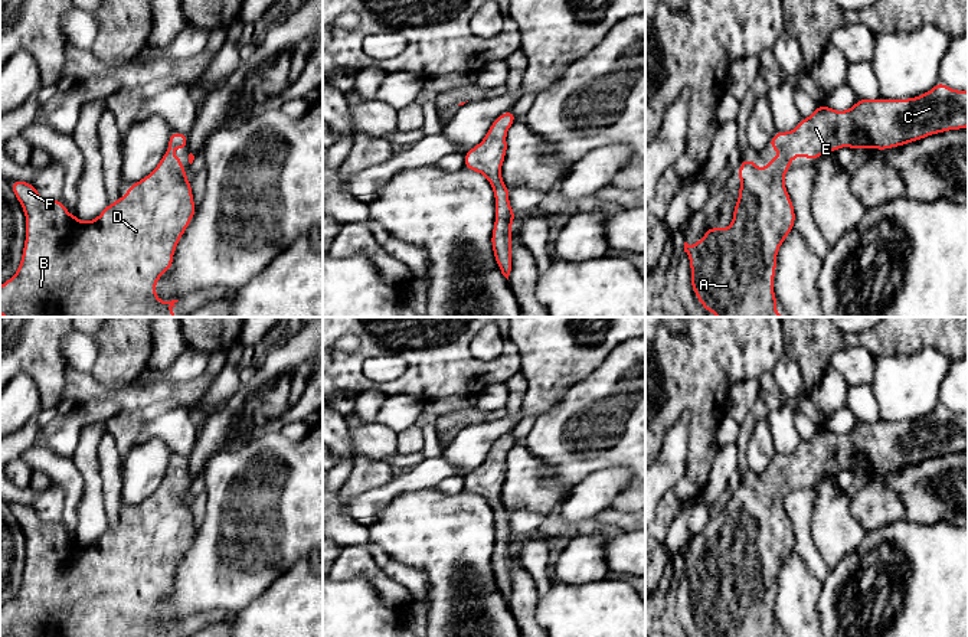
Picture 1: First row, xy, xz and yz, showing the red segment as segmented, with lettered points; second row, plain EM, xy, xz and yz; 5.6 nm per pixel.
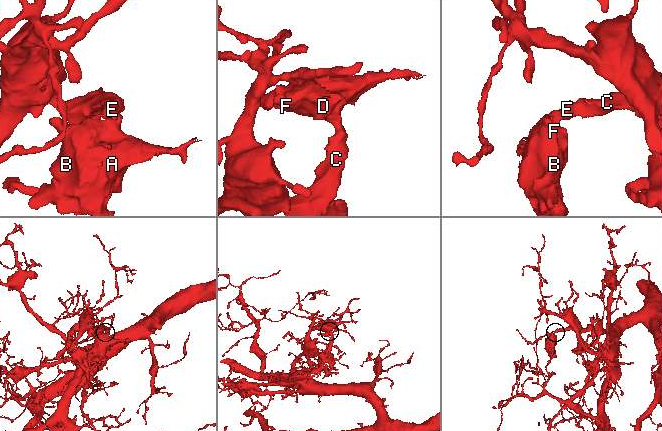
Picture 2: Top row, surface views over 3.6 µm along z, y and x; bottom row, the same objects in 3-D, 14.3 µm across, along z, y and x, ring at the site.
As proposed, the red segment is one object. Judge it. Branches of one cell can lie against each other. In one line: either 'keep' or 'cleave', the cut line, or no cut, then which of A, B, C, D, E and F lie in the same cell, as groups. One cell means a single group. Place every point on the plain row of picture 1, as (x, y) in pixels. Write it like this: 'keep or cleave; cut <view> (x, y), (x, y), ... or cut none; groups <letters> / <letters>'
keep; cut none; groups A B C D E F

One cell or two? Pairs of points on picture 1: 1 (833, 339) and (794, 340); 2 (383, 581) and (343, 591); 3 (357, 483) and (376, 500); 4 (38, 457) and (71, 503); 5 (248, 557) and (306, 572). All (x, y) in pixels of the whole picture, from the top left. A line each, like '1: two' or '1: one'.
1: one
2: two
3: two
4: one
5: two

